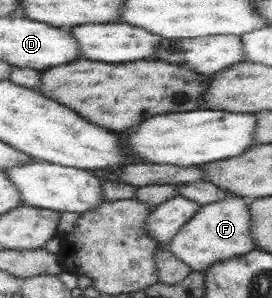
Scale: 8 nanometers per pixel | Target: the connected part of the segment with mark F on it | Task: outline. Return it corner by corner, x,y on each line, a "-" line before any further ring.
231,195
221,198
219,201
202,205
188,223
173,236
166,248
179,261
196,272
207,270
216,261
244,256
245,253
256,248
256,242
249,234
252,217
249,213
248,203
249,201
244,198

